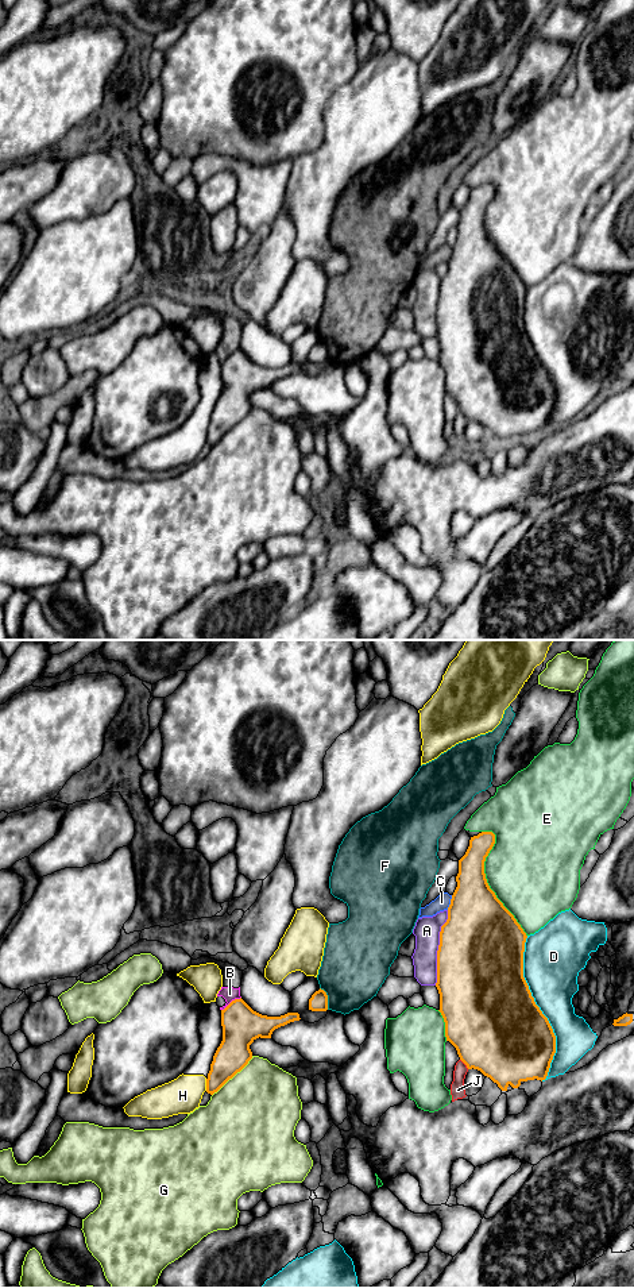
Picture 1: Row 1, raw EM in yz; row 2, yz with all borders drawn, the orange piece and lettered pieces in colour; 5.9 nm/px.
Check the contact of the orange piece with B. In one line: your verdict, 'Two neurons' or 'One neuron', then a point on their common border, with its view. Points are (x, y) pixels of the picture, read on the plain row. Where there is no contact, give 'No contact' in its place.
Two neurons. Touches orange at yz (232, 353)

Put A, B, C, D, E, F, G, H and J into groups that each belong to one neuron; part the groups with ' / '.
A / B C / D / E / F / G / H / J

